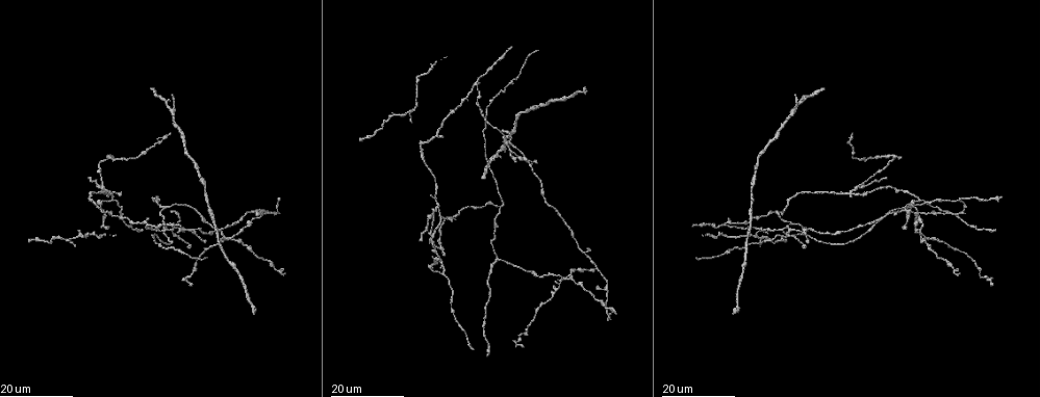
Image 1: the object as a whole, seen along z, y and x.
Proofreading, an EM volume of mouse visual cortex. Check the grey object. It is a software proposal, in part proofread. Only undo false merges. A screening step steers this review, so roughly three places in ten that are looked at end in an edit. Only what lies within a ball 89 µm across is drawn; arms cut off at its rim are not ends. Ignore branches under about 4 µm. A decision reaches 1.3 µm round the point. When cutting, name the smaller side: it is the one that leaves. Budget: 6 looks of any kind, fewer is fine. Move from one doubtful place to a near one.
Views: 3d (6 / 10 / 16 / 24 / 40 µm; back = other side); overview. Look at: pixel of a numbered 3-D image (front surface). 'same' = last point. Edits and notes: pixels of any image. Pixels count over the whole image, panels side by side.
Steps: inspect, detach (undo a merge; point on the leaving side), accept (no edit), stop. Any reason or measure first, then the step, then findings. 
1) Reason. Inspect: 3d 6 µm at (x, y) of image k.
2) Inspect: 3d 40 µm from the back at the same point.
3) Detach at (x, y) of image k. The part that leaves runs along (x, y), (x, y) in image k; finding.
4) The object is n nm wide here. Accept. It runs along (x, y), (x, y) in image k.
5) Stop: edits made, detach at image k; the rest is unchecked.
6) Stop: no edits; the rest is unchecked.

Inspect: 3d 24 µm at (851, 192) of image 1.

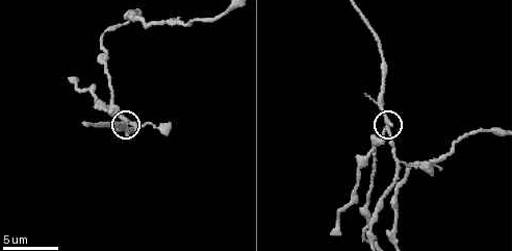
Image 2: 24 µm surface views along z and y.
Inspect: 3d 6 µm at (124, 120) of image 2.

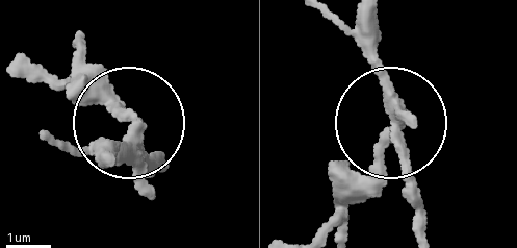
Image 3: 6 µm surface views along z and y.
The side arm is 49 µm long; 4 arms meet here. Accept. One neuron here.

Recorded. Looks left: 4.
Branch point. Inspect: 3d 24 µm at (784, 230) of image 1.

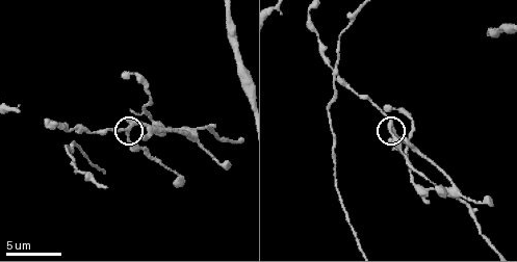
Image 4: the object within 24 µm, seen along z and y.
Inspect: 3d 10 µm at (126, 133) of image 4.

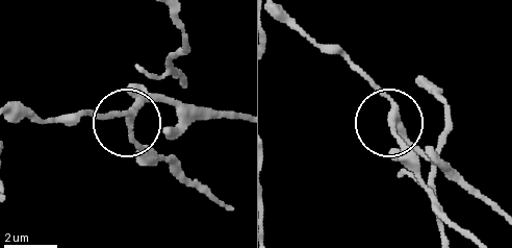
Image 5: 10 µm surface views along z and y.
Inspect: 3d 10 µm from the back at (129, 119) of image 5.

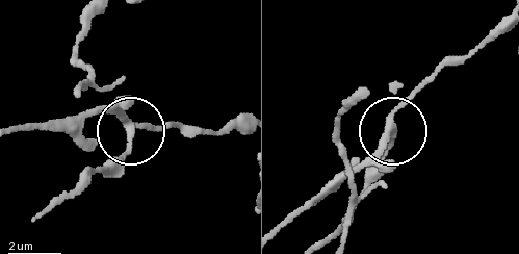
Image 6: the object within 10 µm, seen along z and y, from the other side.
Accept. It runs along (21, 128), (115, 117), (129, 134), (118, 173) in image 6; one neuron here.

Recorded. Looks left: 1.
Stop: no edits; the rest is unchecked.

